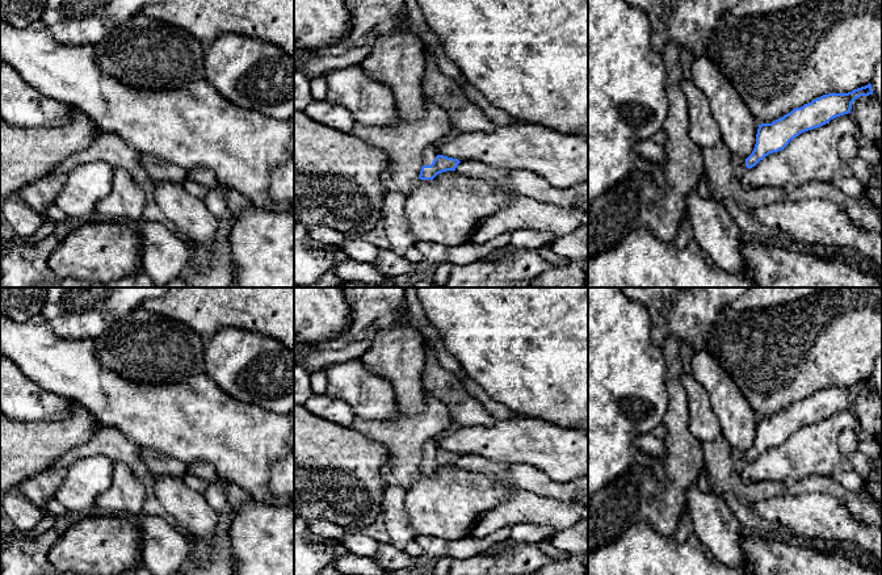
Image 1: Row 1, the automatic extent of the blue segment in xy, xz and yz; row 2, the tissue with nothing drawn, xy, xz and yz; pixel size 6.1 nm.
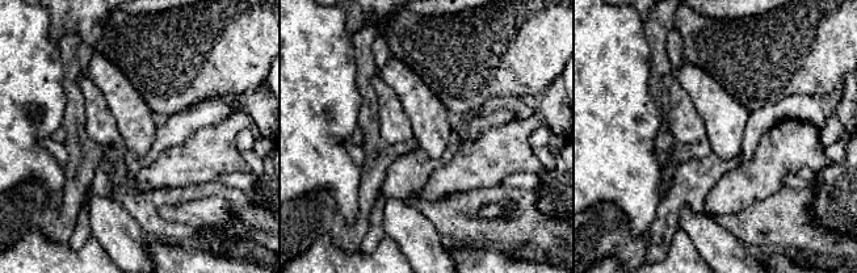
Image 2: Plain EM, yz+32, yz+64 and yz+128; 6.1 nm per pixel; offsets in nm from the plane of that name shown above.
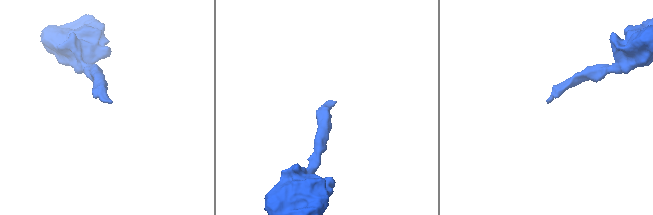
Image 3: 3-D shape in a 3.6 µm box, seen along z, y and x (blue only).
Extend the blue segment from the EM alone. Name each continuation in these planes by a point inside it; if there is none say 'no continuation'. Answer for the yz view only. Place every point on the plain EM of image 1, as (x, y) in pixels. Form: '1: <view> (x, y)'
1: yz (738, 457)

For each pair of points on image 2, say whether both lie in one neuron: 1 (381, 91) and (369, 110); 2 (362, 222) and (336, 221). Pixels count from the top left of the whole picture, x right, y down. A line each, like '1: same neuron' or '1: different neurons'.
1: different neurons
2: same neuron

